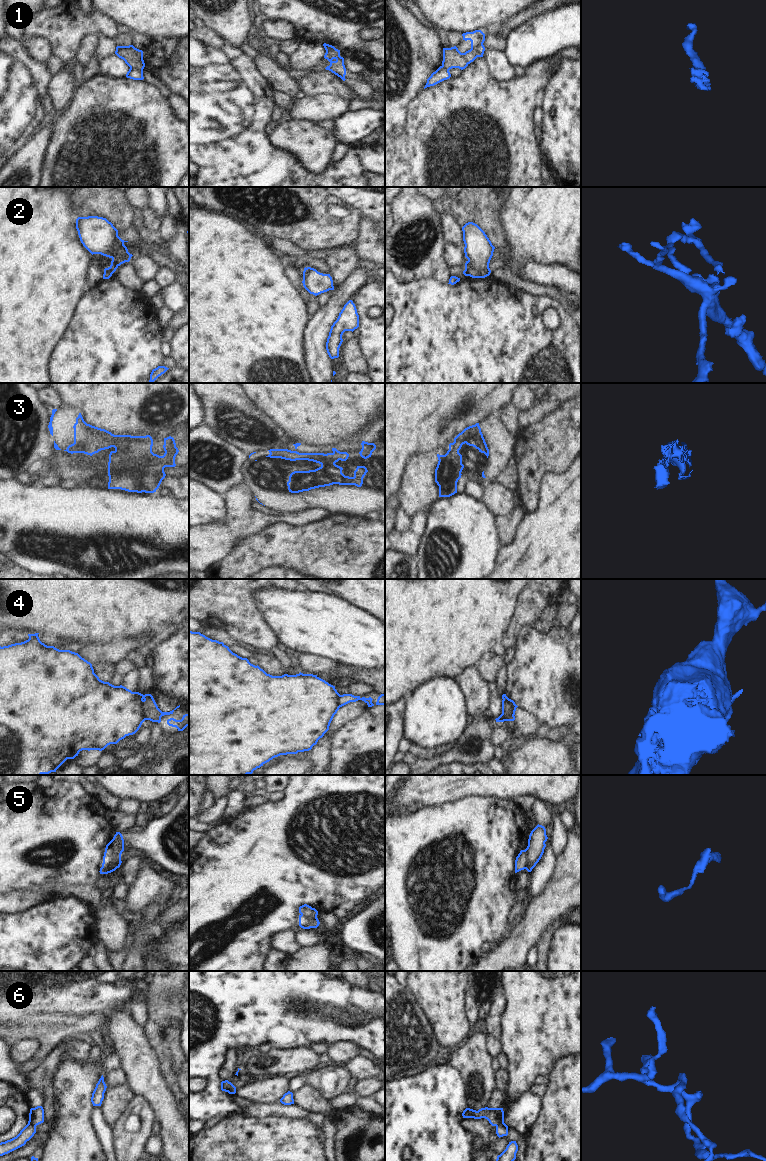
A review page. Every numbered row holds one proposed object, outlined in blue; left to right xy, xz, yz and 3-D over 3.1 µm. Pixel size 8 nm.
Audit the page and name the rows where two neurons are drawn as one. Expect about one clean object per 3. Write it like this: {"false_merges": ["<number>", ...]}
{"false_merges": ["1", "2", "3", "4", "5", "6"]}

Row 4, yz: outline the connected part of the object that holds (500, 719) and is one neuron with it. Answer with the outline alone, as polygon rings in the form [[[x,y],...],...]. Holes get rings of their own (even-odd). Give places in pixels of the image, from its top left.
[[[503,694],[502,695],[502,699],[507,699],[507,700],[509,700],[510,702],[511,702],[511,705],[512,705],[512,714],[511,714],[511,716],[507,719],[507,718],[504,718],[503,716],[502,716],[502,714],[498,717],[498,718],[496,718],[495,720],[496,720],[496,722],[504,722],[504,721],[514,721],[515,720],[515,711],[516,711],[516,708],[518,707],[516,704],[515,704],[515,702],[513,701],[513,700],[511,700],[511,699],[509,699],[507,696],[506,696],[506,694]]]

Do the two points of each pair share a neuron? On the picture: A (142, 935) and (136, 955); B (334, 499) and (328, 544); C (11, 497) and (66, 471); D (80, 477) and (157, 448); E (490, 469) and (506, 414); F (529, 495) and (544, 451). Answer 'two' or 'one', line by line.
A: one
B: two
C: two
D: two
E: two
F: one

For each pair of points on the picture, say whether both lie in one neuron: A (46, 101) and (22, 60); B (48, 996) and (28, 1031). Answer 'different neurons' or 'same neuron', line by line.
A: different neurons
B: different neurons

